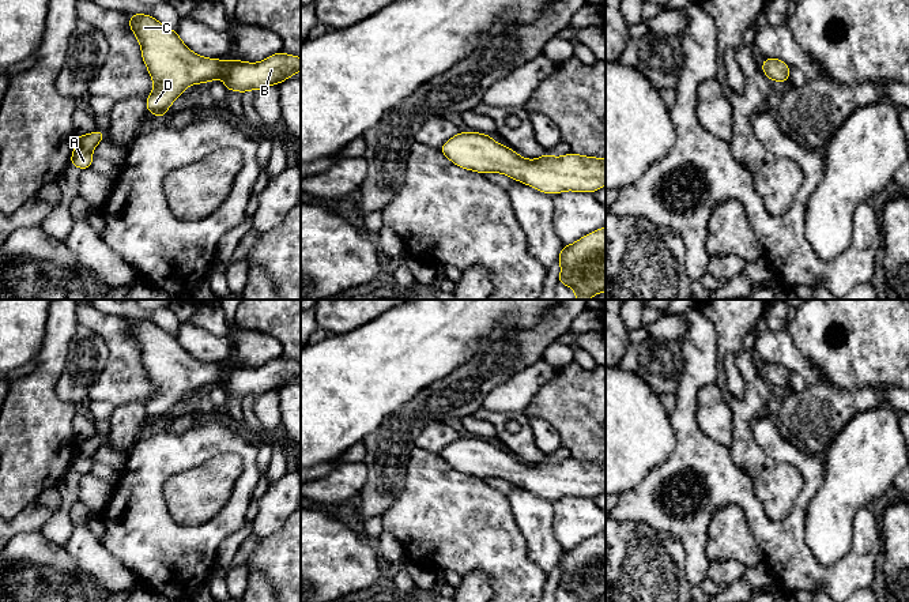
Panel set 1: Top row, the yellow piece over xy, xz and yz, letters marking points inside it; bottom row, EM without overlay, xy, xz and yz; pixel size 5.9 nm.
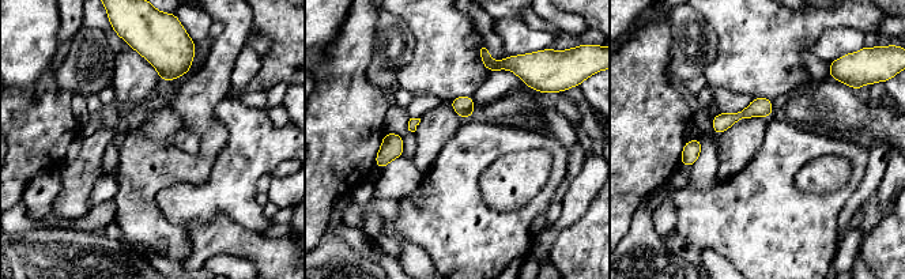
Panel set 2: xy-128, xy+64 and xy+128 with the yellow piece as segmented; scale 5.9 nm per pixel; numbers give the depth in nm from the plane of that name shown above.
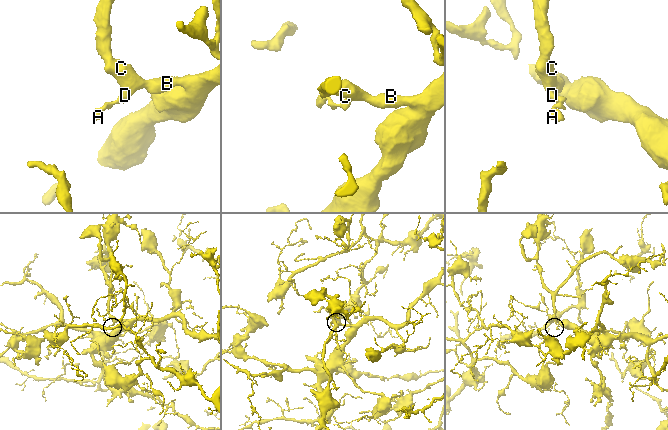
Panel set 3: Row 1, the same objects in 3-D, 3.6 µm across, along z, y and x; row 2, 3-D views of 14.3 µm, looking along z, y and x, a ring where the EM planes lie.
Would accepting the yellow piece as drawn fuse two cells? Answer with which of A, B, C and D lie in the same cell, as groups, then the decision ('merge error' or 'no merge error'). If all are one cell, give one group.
A B C D; no merge error

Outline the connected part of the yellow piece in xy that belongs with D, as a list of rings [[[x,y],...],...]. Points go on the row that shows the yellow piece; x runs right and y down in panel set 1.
[[[132,14],[129,29],[140,44],[143,61],[154,82],[154,90],[146,98],[147,112],[159,118],[192,84],[223,79],[227,91],[244,94],[248,90],[260,91],[279,84],[301,71],[301,57],[283,52],[260,63],[222,61],[199,56],[181,41],[177,31],[151,15]]]

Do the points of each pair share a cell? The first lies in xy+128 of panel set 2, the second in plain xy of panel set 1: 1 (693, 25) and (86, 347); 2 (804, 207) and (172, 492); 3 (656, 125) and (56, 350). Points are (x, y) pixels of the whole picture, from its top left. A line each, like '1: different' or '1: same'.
1: same
2: different
3: same

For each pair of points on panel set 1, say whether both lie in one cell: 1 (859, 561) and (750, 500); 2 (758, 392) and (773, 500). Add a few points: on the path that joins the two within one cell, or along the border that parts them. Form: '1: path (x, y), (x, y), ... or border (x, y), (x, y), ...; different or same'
1: path (829, 574), (811, 574), (768, 530); same
2: path (743, 420), (745, 451), (765, 473); same

